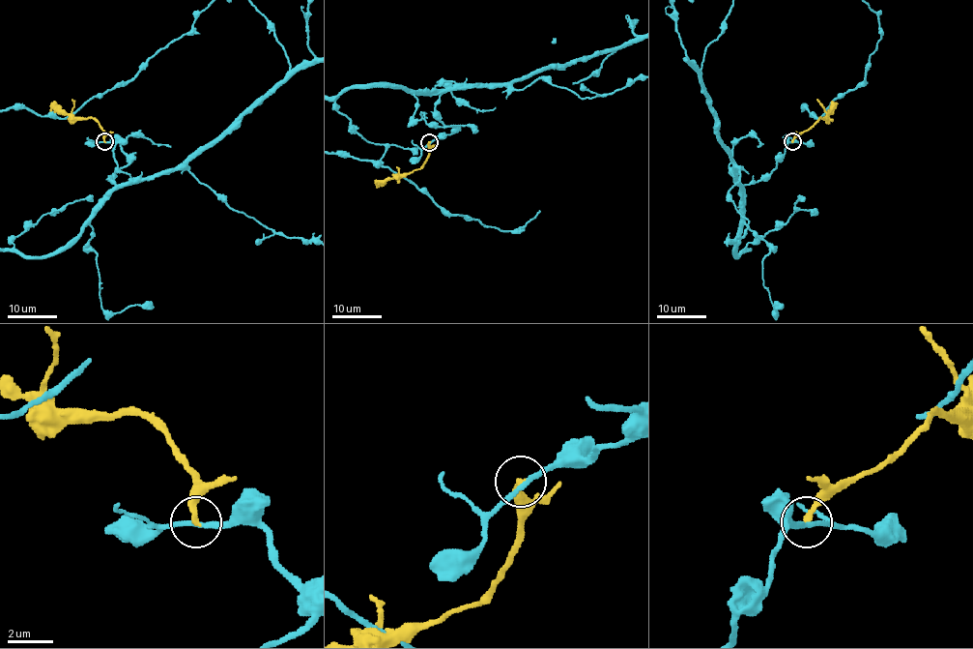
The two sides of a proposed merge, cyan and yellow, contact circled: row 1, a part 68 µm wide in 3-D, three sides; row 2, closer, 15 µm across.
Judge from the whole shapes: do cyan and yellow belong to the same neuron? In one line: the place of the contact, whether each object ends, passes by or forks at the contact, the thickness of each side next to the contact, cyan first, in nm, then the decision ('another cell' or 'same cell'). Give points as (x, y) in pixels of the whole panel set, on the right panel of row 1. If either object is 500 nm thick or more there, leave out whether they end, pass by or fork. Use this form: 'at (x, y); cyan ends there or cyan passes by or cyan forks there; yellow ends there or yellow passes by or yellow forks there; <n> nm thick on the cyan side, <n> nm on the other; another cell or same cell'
at (792, 141); cyan passes by; yellow ends there; 200 nm thick on the cyan side, 280 nm on the other; another cell

